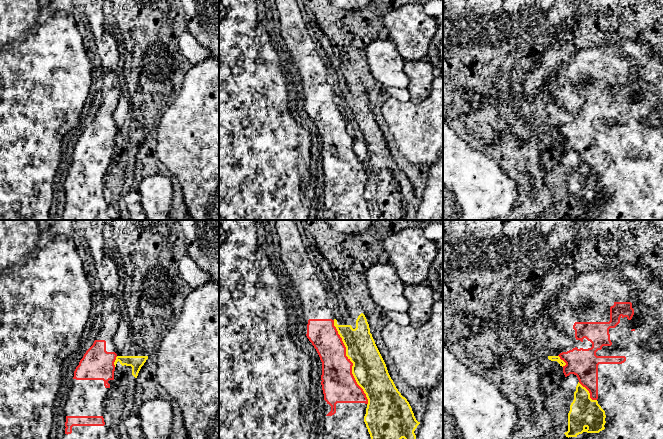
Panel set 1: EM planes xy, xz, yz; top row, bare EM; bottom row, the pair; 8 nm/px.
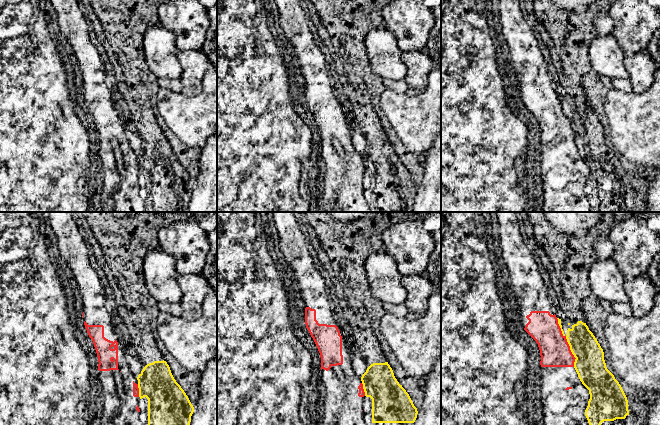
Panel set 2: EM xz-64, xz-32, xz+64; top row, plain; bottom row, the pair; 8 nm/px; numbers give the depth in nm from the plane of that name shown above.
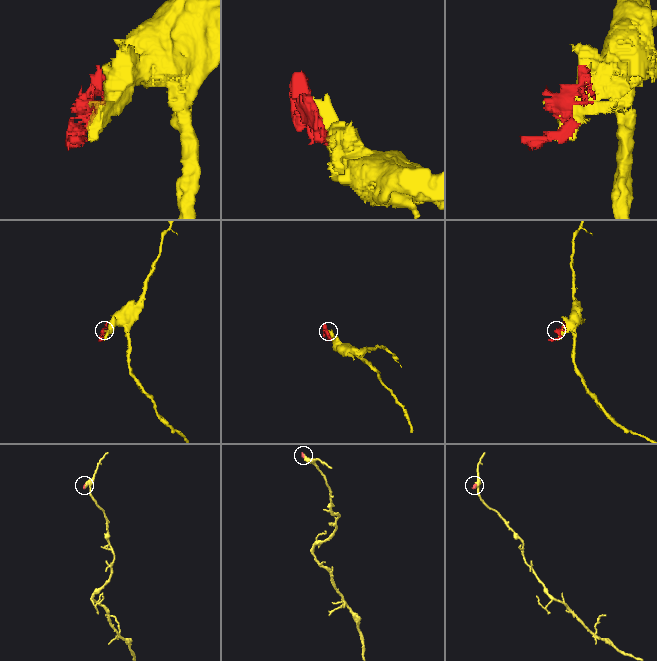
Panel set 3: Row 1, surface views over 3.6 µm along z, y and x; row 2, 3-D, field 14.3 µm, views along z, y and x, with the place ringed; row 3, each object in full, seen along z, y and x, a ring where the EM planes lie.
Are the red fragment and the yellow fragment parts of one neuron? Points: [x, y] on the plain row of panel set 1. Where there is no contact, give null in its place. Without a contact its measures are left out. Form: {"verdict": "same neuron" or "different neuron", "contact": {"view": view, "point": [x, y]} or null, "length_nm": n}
{"verdict": "same neuron", "contact": {"view": "xz", "point": [351, 138]}, "length_nm": 750}

